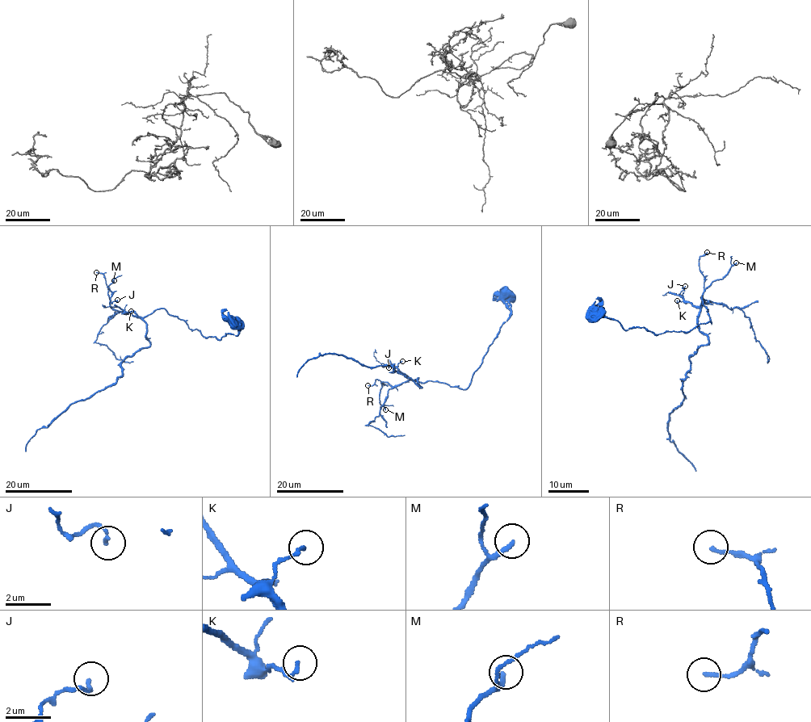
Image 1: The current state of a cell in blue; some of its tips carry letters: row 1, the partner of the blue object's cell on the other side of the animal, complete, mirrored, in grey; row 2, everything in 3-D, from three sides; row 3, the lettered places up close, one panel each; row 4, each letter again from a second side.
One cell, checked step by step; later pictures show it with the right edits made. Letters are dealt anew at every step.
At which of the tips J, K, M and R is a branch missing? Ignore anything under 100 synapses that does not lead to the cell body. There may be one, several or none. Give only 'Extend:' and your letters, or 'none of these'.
Extend: none of these

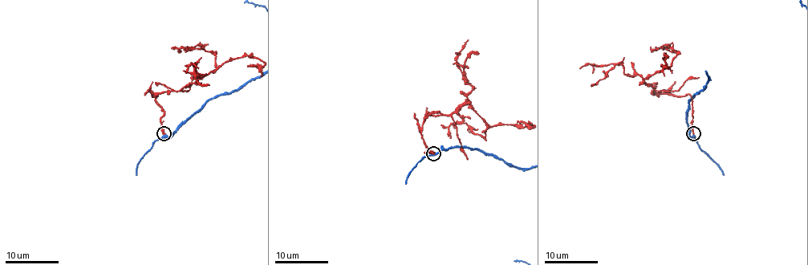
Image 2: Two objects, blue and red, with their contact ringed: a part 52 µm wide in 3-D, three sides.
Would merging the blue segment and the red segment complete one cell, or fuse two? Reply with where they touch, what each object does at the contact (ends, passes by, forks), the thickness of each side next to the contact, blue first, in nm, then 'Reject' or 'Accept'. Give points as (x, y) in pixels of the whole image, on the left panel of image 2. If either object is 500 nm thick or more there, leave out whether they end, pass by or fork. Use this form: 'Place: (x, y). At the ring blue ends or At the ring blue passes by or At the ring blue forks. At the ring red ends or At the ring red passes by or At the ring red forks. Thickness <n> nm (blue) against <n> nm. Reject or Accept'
Place: (164, 133). At the ring blue passes by. At the ring red ends. Thickness 360 nm (blue) against 300 nm. Accept

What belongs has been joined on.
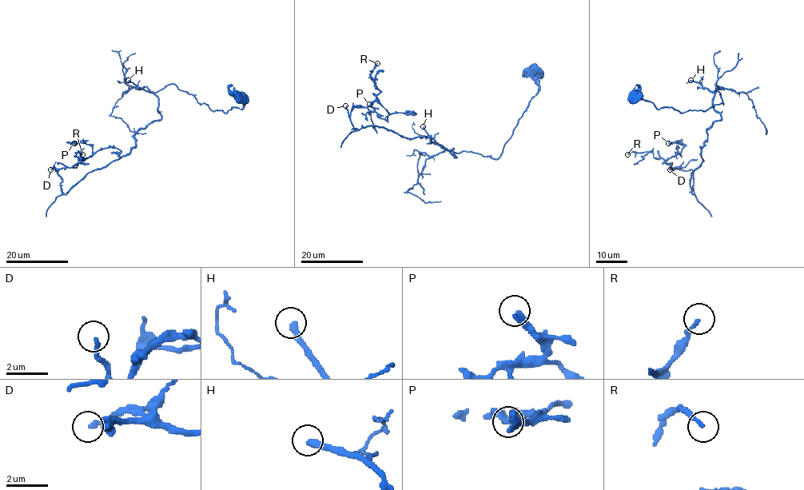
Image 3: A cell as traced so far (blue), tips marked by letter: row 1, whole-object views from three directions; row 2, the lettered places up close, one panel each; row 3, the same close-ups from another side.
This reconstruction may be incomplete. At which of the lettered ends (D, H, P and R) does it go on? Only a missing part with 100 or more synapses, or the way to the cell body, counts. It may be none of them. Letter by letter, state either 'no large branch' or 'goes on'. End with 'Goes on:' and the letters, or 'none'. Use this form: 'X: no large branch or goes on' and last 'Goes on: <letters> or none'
D: no large branch
H: goes on
P: no large branch
R: no large branch
Goes on: H

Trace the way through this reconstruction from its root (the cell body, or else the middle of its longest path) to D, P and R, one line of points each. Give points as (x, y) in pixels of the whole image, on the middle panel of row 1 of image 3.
D: (534, 69), (539, 91), (495, 159), (452, 149), (454, 157), (427, 137), (376, 125), (352, 129), (345, 105)
P: (534, 69), (539, 91), (495, 159), (352, 129), (359, 105), (377, 101), (388, 119), (369, 104)
R: (534, 69), (539, 91), (494, 159), (352, 129), (351, 111), (377, 99), (377, 63)

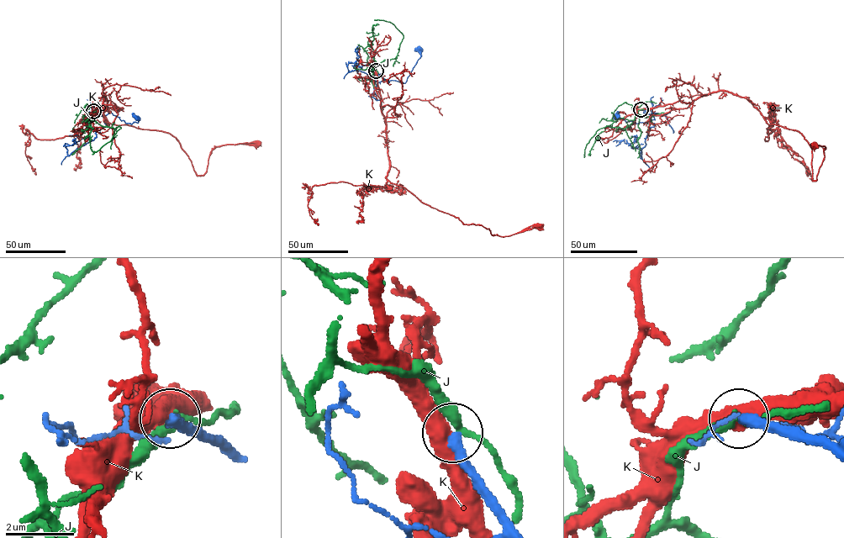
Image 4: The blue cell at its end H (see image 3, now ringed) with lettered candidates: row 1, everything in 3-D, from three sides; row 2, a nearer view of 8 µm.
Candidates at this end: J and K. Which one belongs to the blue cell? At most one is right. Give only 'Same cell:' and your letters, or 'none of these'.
Same cell: none of these

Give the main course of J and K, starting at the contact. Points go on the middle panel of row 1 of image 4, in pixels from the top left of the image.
J: (376, 71), (372, 65), (396, 56), (403, 35), (392, 23), (374, 19)
K: (376, 71), (389, 160), (386, 178), (463, 224), (488, 228), (493, 235), (539, 226)

